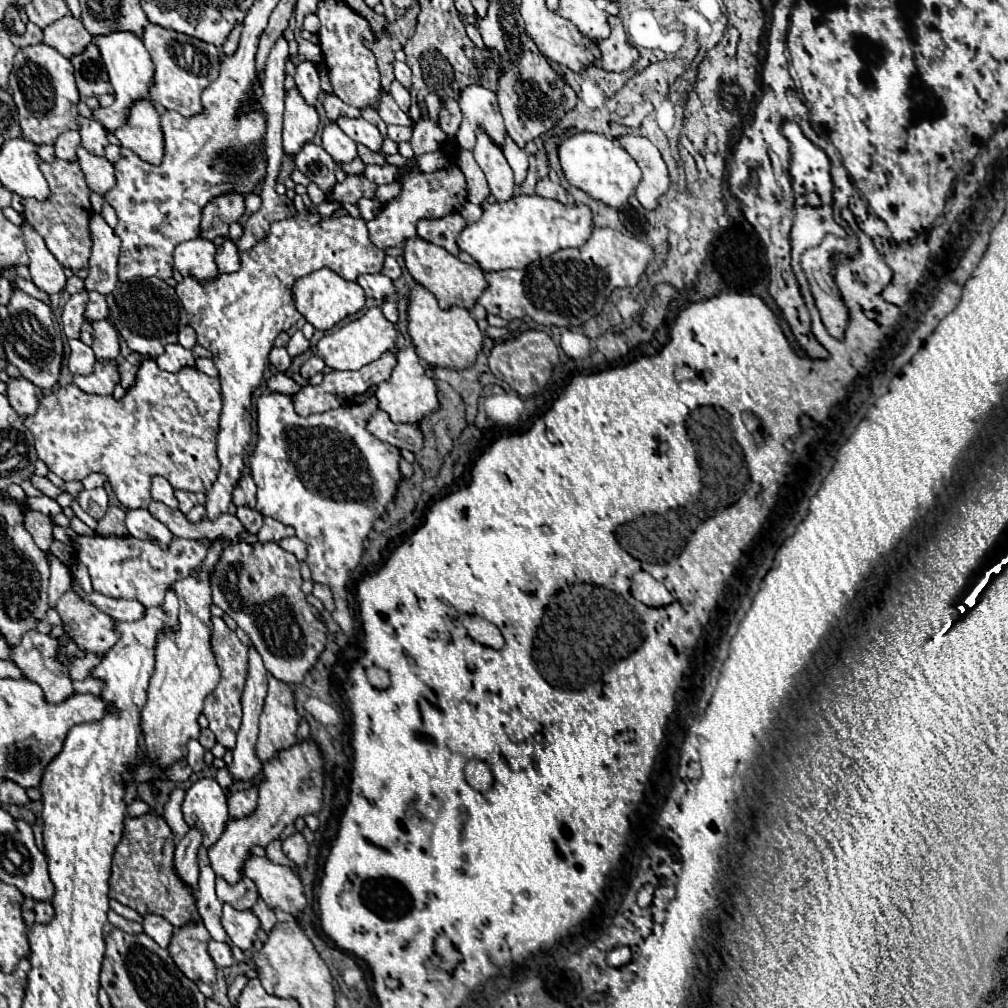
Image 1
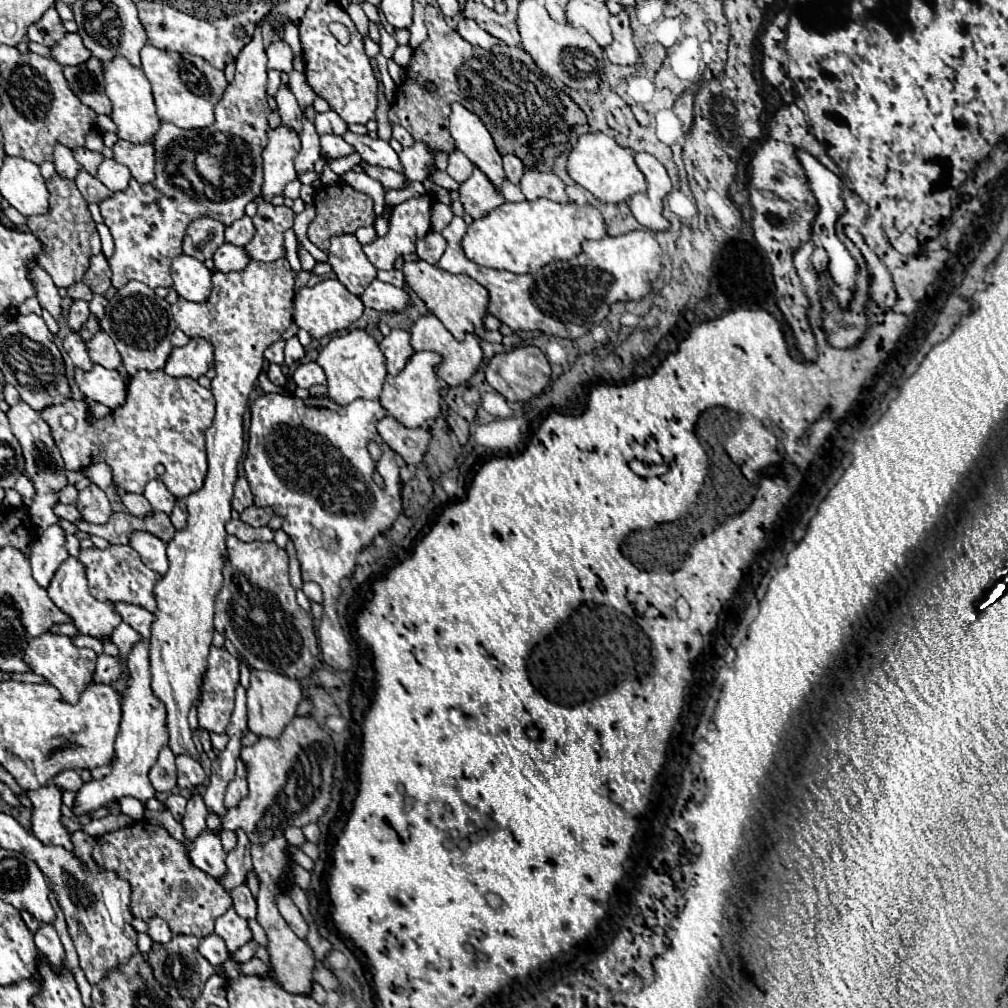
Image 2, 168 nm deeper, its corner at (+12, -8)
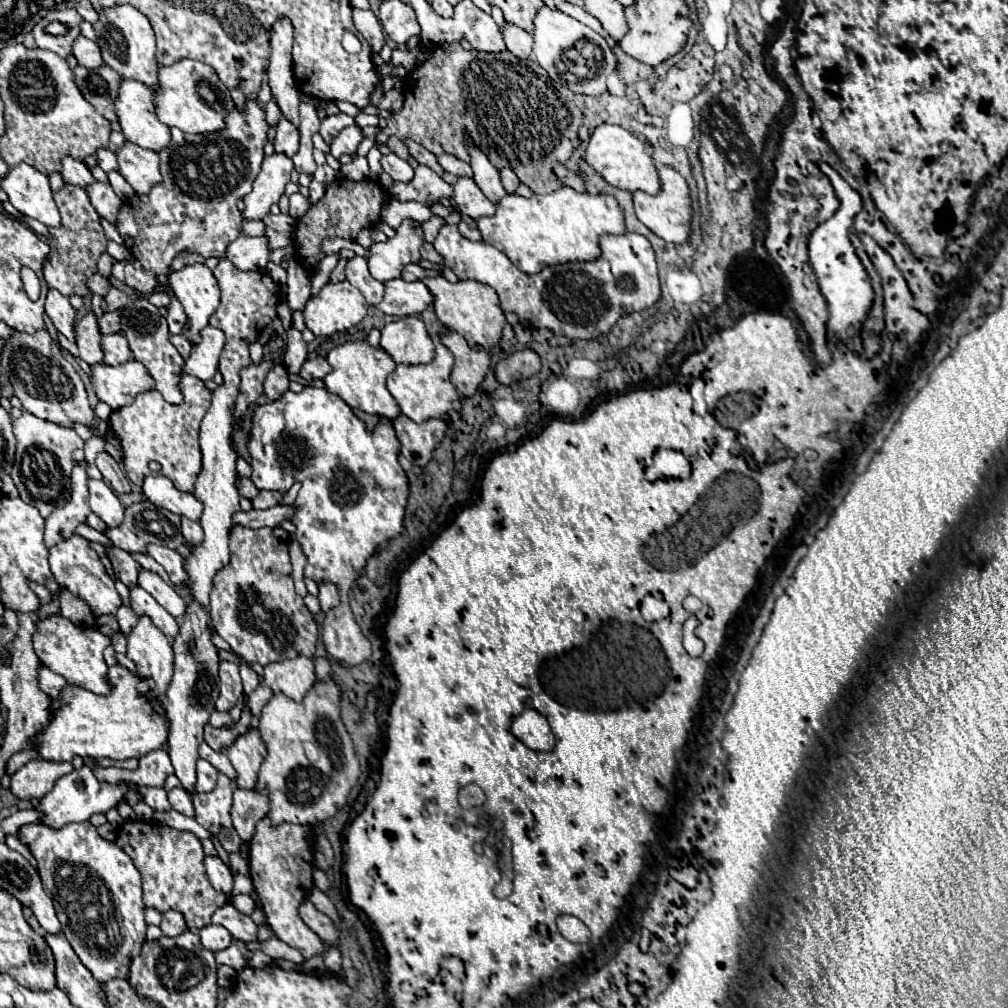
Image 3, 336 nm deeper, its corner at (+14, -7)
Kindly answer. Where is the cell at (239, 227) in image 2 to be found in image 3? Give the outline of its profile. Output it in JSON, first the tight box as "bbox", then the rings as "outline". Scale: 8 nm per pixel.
{"bbox":[241,219,265,237],"outline":[[[243,219],[243,223],[241,223],[241,233],[245,233],[245,235],[251,235],[251,237],[255,237],[255,235],[263,235],[263,231],[265,231],[265,225],[263,225],[263,221]]]}

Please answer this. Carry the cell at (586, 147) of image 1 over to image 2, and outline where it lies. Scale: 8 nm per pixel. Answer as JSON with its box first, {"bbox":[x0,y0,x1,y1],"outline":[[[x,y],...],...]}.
{"bbox":[567,132,647,204],"outline":[[[603,132],[583,134],[579,138],[577,146],[569,152],[567,170],[569,170],[569,176],[577,184],[587,188],[595,198],[609,202],[609,204],[619,204],[623,200],[629,200],[633,194],[647,190],[647,180],[635,164],[633,150],[619,146],[611,136]]]}

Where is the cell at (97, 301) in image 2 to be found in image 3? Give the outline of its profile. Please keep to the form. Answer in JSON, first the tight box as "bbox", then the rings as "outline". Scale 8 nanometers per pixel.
{"bbox":[103,287,129,311],"outline":[[[111,287],[103,299],[105,299],[105,303],[107,303],[107,311],[117,311],[117,309],[125,307],[127,301],[129,301],[129,297],[127,297],[123,291],[115,289],[115,287]]]}

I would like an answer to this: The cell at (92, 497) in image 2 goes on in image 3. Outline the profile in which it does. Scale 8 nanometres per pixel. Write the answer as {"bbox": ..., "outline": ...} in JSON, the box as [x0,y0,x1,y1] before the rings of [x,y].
{"bbox":[89,481,123,527],"outline":[[[89,481],[89,507],[107,527],[119,527],[123,521],[123,507],[105,481]]]}

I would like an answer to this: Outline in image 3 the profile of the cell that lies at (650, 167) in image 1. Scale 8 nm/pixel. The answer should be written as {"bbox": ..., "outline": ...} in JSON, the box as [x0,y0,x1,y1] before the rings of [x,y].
{"bbox":[633,165,691,245],"outline":[[[659,165],[657,171],[661,175],[661,191],[657,195],[633,193],[633,205],[635,205],[637,219],[647,229],[651,229],[657,237],[661,237],[663,241],[669,241],[669,243],[675,243],[675,245],[683,245],[687,241],[689,233],[691,233],[691,207],[689,207],[687,183],[673,167]]]}

